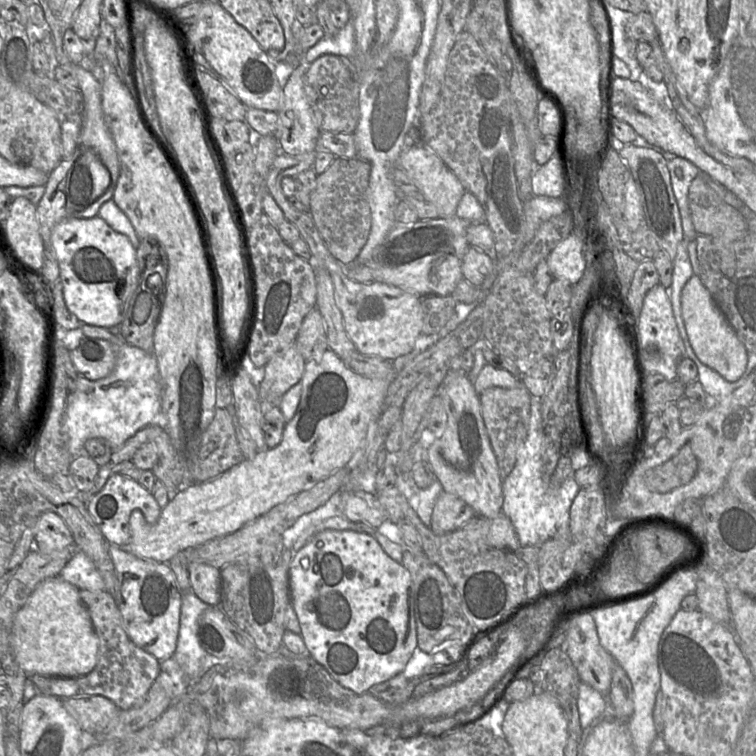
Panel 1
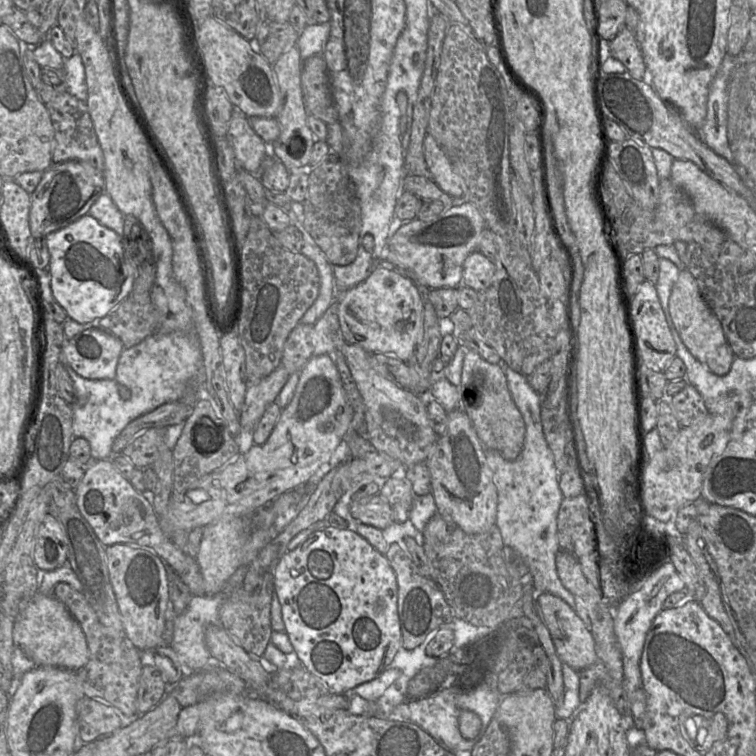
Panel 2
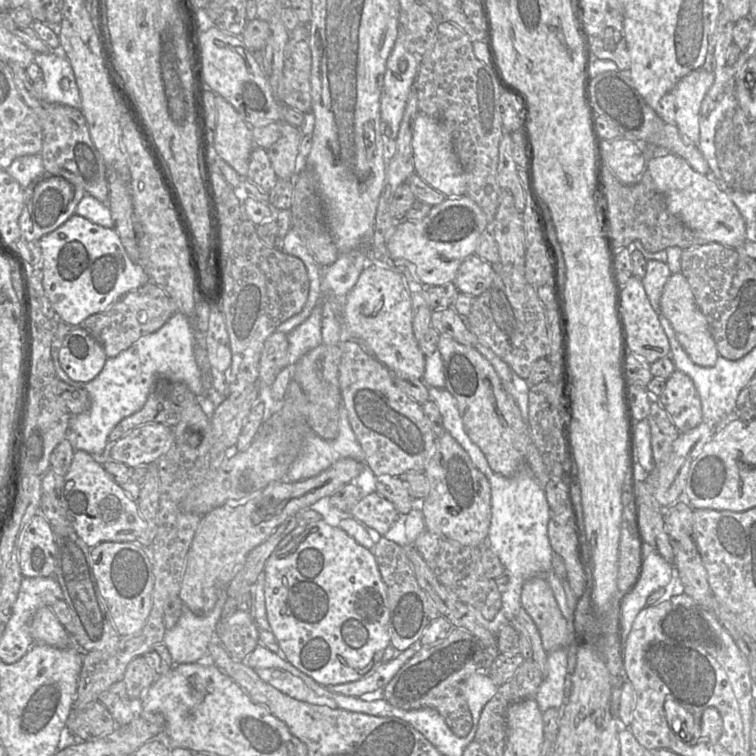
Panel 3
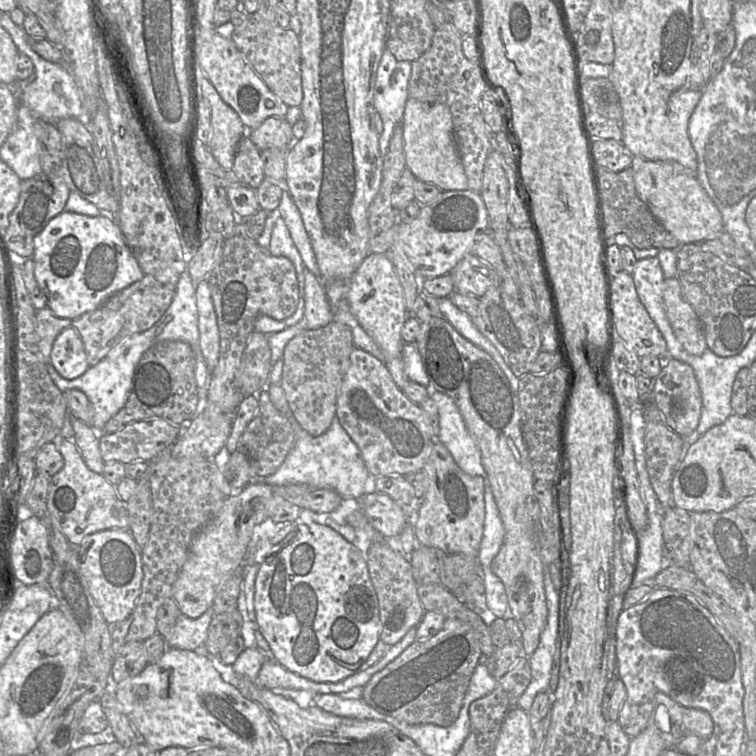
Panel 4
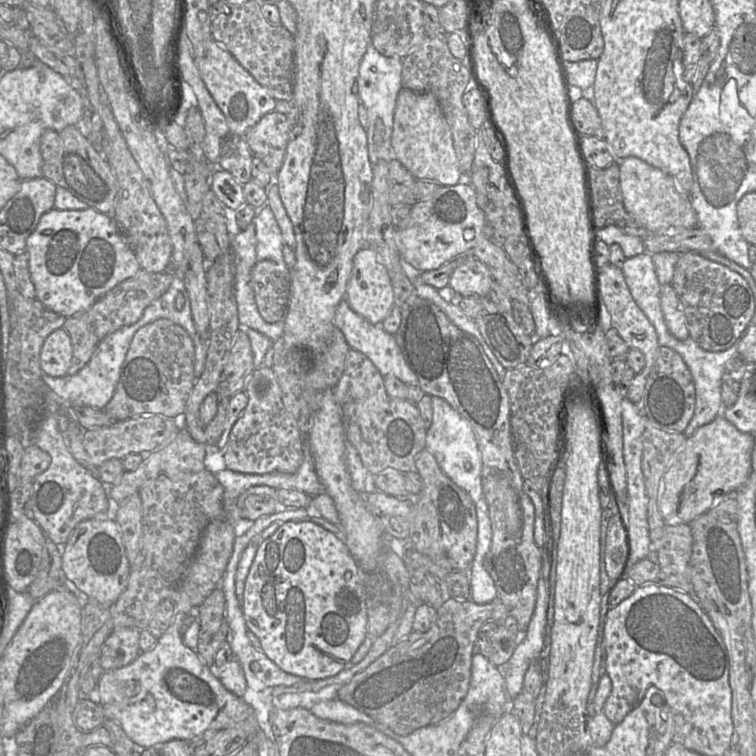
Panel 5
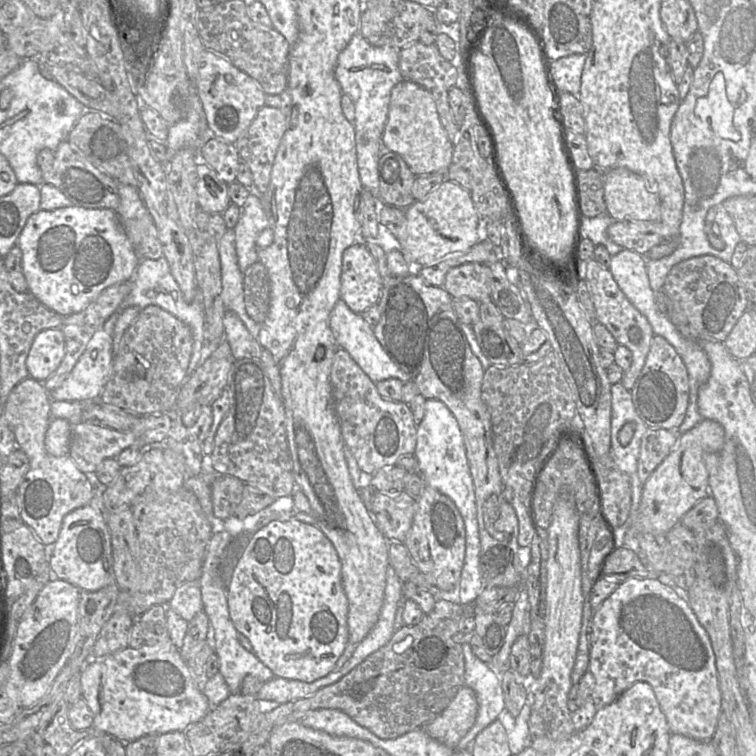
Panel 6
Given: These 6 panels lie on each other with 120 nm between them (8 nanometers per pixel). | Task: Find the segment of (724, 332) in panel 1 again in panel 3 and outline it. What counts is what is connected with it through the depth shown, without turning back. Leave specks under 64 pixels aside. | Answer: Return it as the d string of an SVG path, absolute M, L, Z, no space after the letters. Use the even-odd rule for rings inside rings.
M681 272L672 274L666 282L661 296L661 309L691 360L700 366L714 366L720 354L711 335L708 321L697 304L687 278Z

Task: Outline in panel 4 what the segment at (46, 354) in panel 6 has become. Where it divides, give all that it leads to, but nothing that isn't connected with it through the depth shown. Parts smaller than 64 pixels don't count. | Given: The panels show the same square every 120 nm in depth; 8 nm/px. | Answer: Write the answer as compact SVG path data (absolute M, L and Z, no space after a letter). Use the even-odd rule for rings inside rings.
M72 326L58 334L50 358L55 370L69 380L80 377L90 367L81 336Z

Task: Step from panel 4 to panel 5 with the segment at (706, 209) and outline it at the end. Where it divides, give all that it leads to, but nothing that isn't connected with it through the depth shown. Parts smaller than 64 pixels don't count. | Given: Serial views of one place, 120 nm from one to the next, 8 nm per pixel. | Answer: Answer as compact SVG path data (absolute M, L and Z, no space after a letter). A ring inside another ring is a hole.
M634 156L617 162L624 207L651 233L681 232L697 227L698 219L690 196L682 191L670 175Z

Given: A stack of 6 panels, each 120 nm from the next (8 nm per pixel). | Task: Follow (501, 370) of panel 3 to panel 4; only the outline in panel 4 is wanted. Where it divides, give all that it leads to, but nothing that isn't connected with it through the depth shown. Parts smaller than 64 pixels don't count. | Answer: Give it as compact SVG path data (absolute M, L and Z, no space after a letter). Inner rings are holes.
M448 297L438 298L438 304L443 317L453 325L464 338L486 351L503 371L512 389L517 391L520 377L513 373L495 346L474 325L472 318L461 311Z

